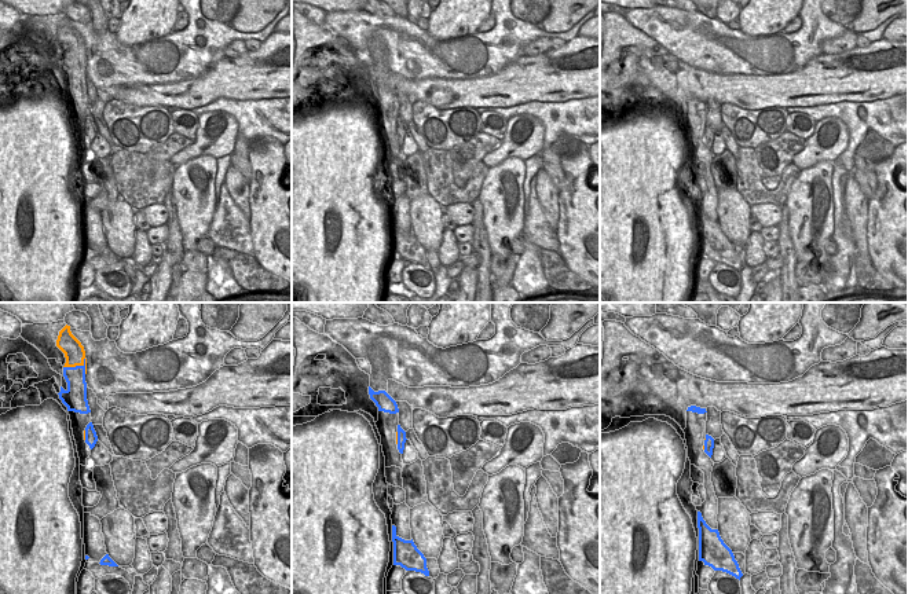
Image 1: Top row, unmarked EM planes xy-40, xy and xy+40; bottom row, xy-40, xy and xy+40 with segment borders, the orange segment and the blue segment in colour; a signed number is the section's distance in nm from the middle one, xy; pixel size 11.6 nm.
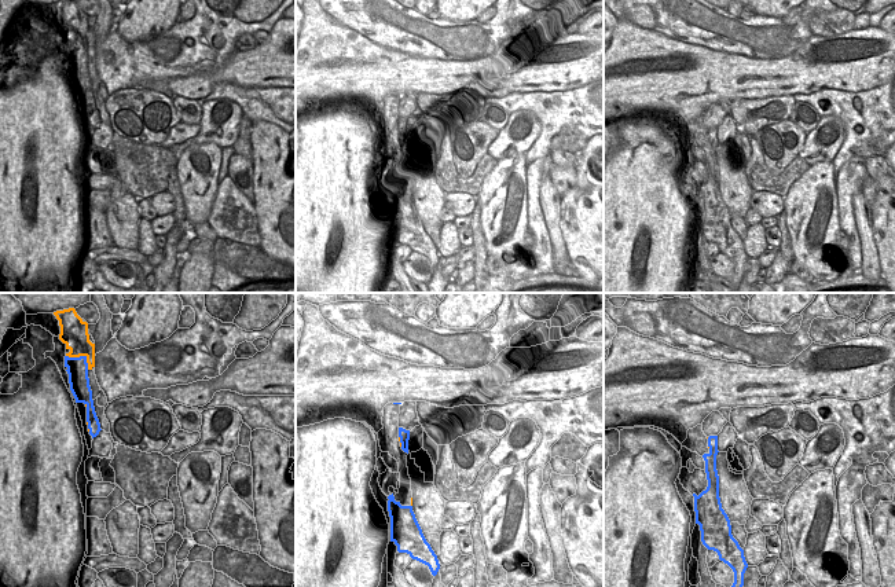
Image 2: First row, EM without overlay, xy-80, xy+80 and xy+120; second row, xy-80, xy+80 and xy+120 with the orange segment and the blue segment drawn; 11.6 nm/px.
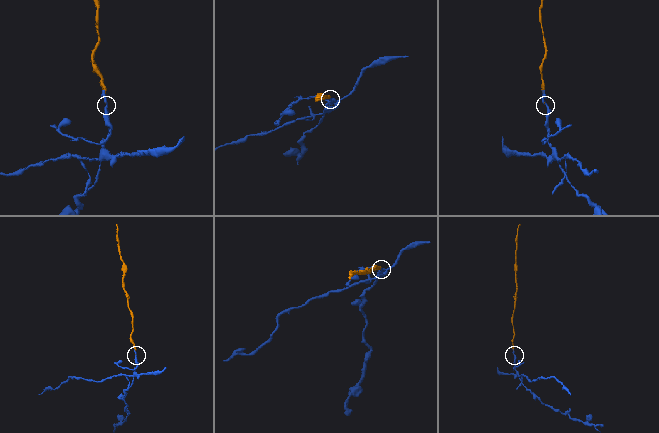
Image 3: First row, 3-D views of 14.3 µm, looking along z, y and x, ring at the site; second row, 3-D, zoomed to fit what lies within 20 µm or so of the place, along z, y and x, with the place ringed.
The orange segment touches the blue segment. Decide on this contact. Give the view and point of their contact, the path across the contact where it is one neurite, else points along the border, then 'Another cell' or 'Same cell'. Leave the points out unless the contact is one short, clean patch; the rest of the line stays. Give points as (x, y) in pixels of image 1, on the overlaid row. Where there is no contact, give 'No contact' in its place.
Touches orange at xy-40 (74, 366). Another cell.

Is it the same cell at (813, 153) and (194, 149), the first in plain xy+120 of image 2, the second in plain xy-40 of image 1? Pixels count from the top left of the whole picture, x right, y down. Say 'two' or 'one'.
one

